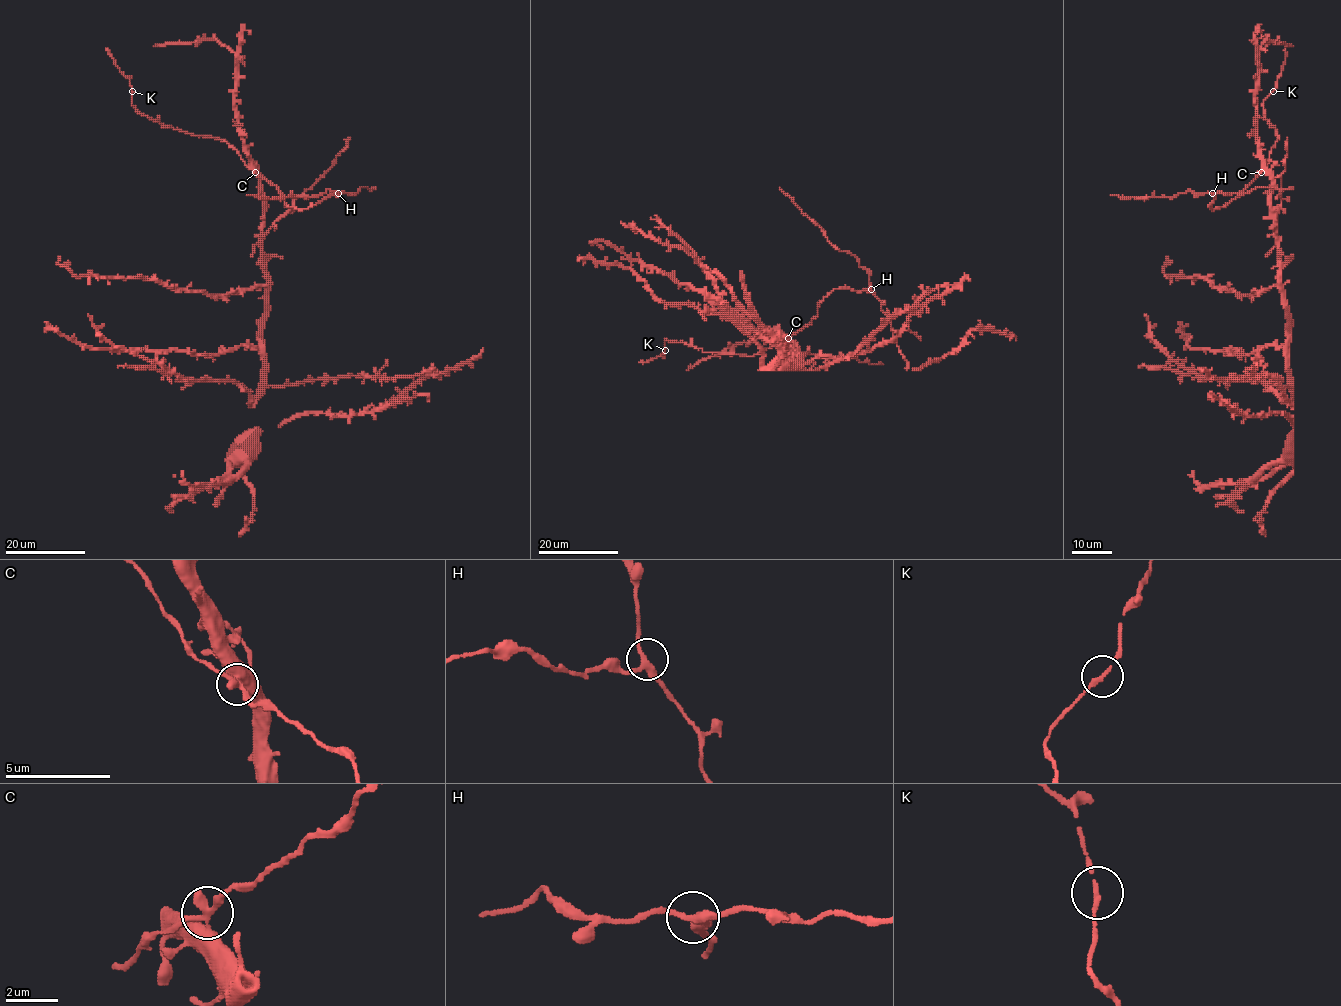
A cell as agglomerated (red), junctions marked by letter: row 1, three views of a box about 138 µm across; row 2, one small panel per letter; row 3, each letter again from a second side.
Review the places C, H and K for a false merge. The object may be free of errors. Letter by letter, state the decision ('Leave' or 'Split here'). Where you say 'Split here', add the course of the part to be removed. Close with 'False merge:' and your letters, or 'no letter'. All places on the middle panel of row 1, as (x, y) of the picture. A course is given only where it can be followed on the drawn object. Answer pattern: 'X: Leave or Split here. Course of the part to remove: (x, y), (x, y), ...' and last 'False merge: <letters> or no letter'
C: Split here
H: Leave
K: Leave
False merge: C

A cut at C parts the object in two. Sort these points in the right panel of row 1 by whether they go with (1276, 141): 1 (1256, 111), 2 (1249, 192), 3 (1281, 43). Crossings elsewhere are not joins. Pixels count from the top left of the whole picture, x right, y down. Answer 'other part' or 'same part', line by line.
1: other part
2: same part
3: other part

